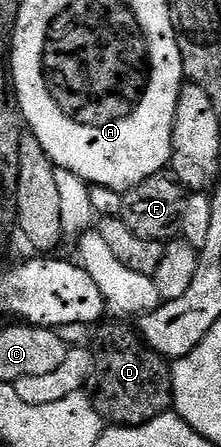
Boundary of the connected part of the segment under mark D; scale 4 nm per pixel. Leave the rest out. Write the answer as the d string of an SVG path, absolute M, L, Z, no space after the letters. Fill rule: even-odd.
M104 324L96 329L98 332L93 380L97 384L97 411L110 425L127 428L135 428L166 415L175 404L170 361L150 348L136 327Z

